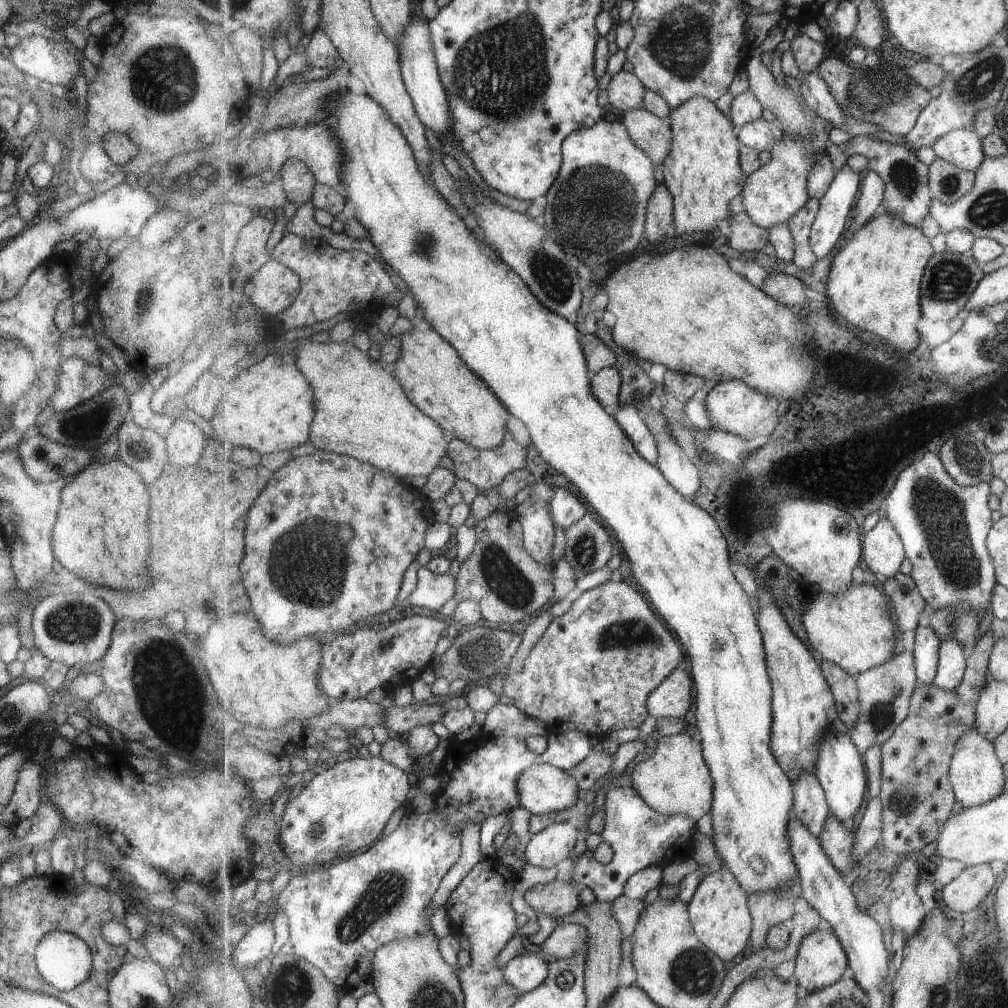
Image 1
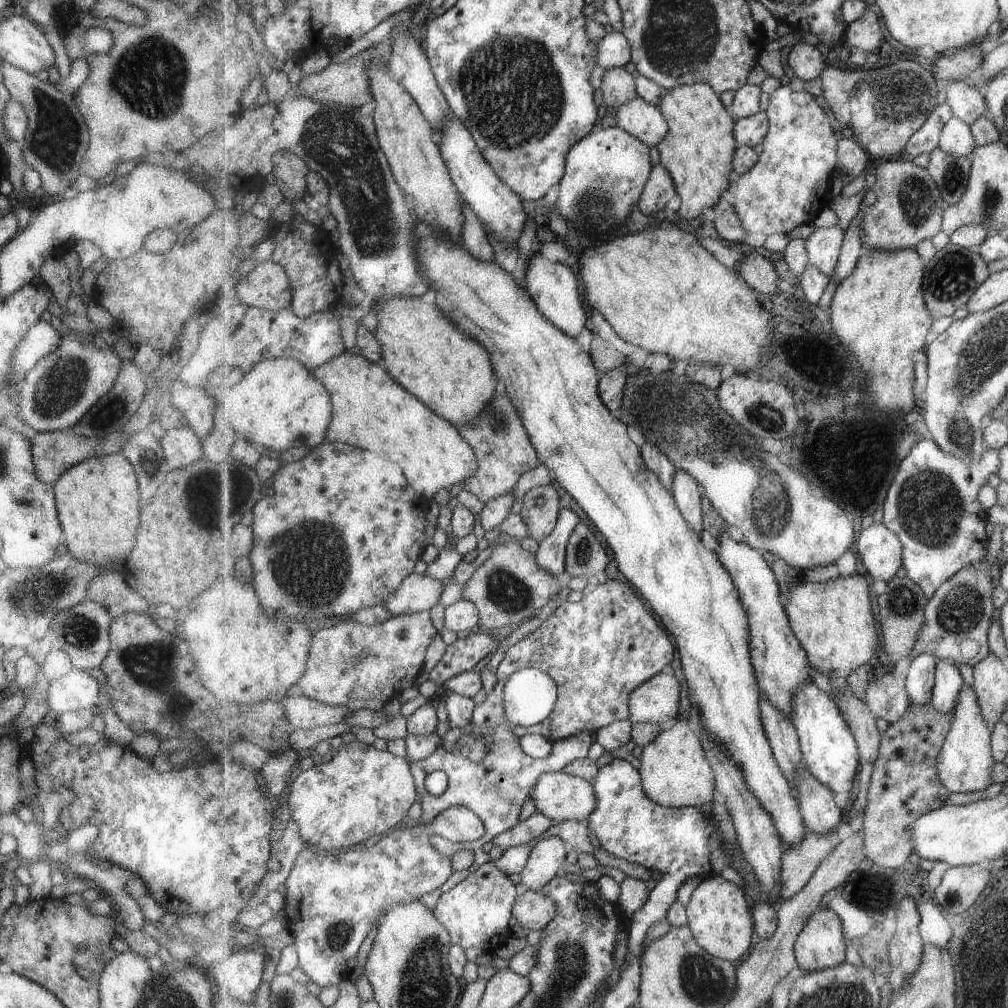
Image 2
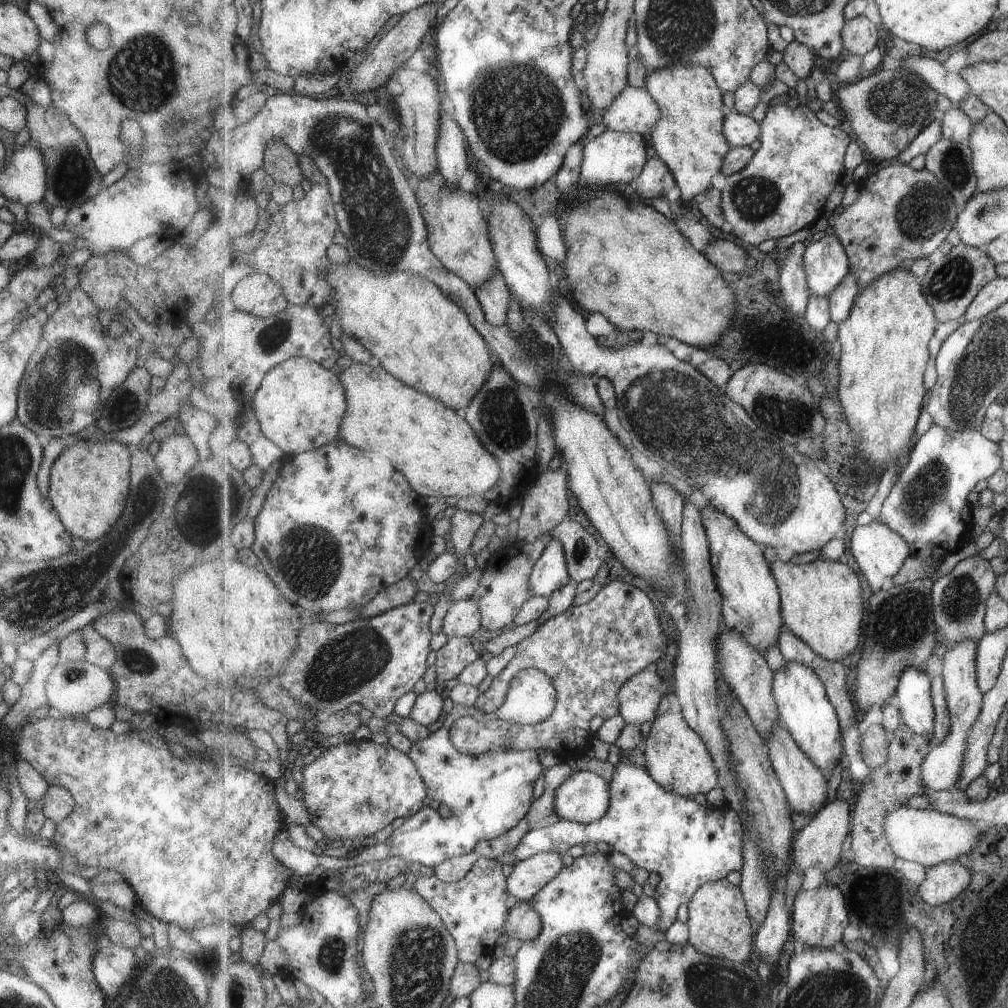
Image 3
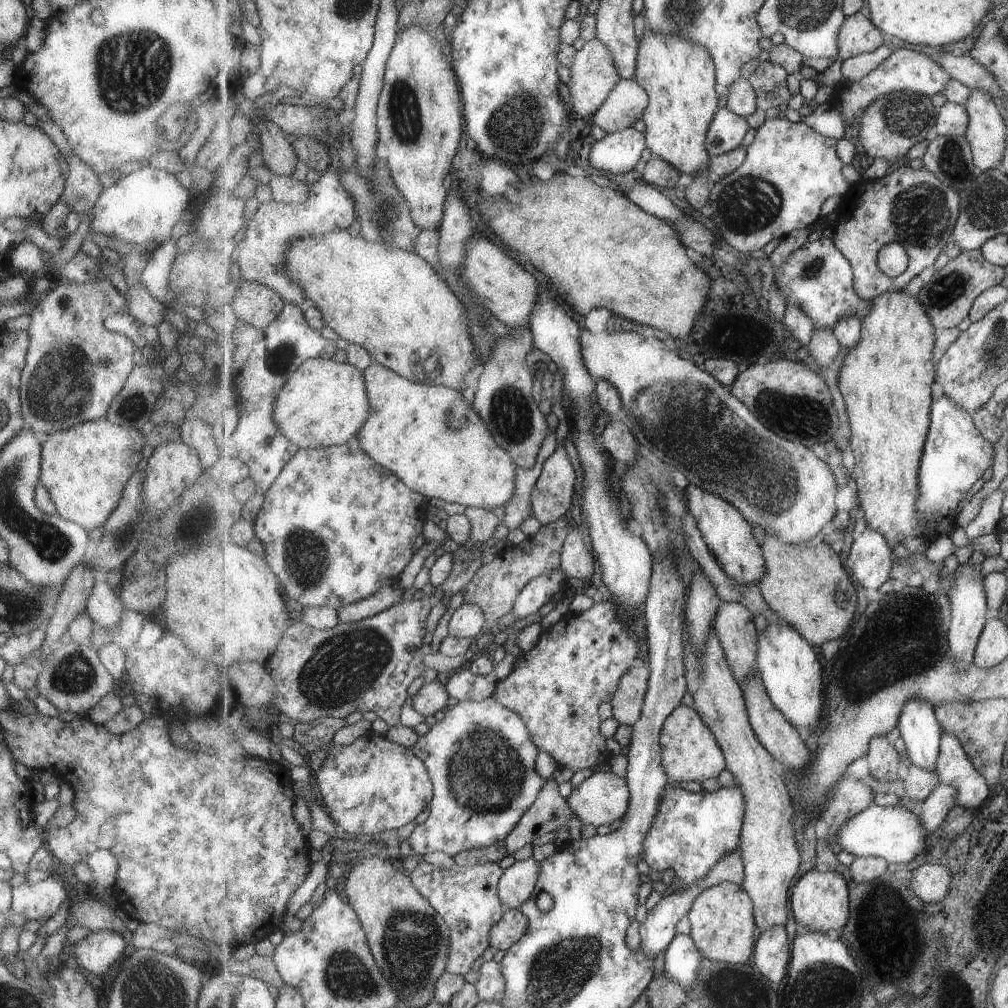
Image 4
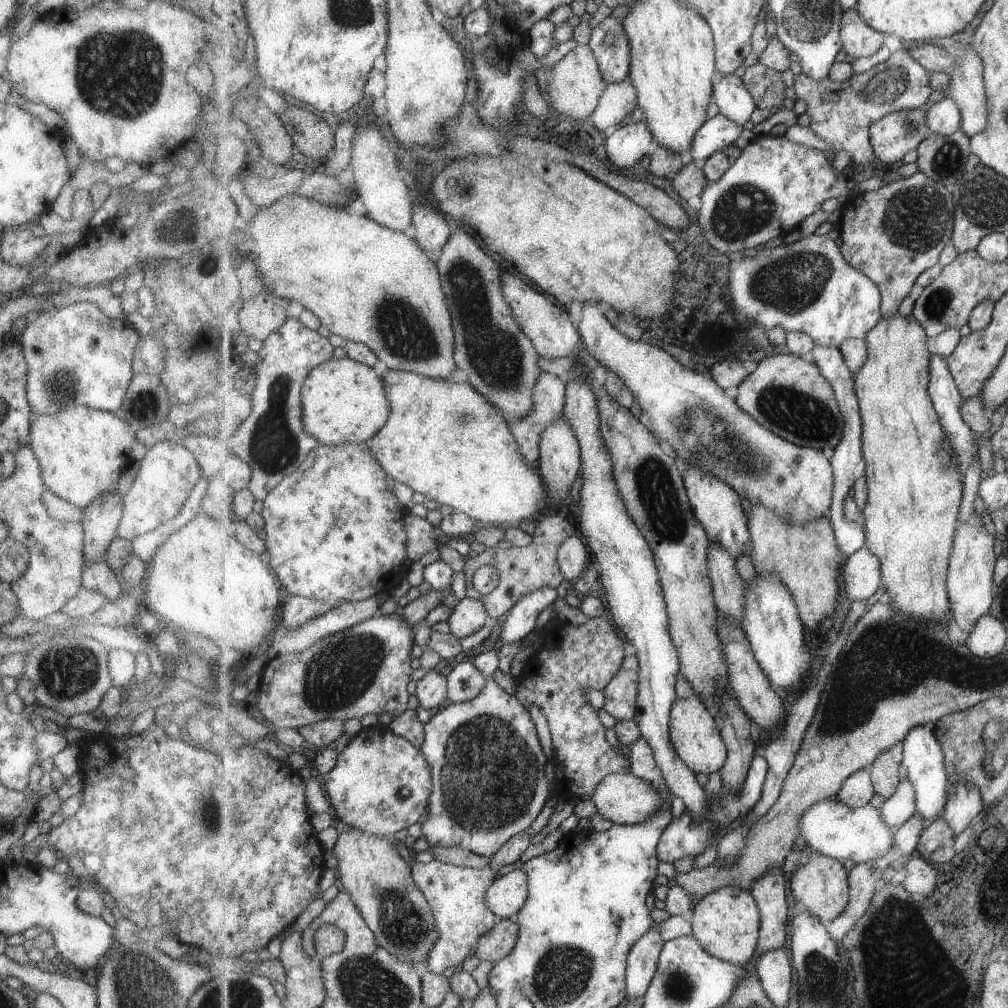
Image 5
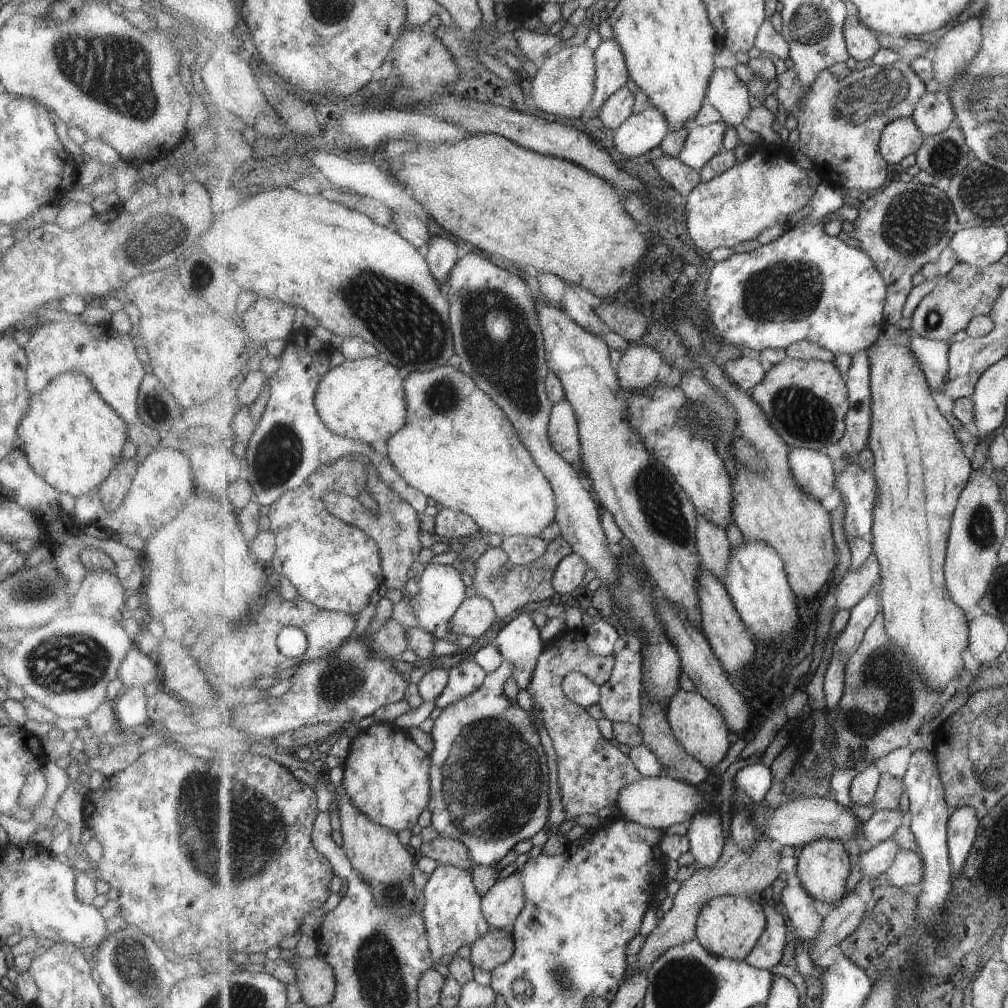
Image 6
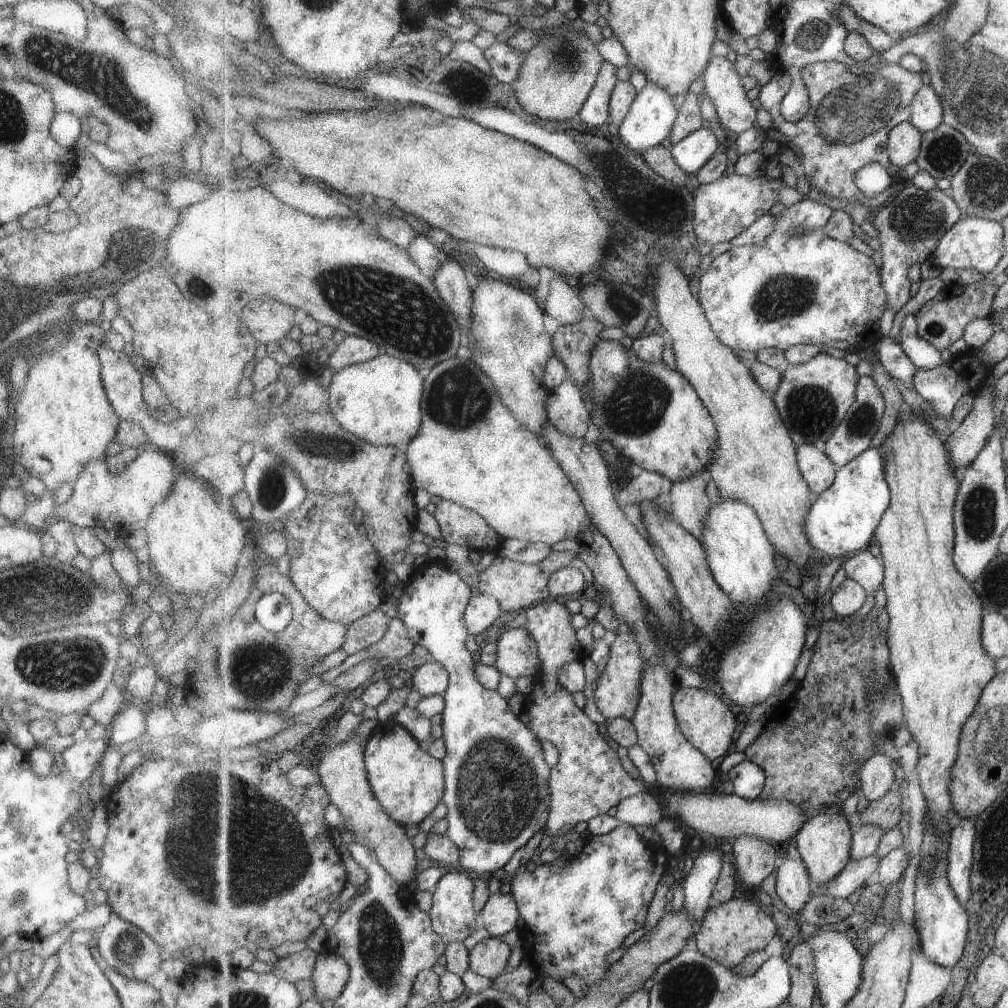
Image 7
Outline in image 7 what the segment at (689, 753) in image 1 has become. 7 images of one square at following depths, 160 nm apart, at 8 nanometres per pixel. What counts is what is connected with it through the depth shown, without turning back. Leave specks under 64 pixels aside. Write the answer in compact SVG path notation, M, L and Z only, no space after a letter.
M678 686L674 693L674 711L687 740L709 760L721 760L733 746L733 734L737 732L736 714L729 710L728 700L713 691Z

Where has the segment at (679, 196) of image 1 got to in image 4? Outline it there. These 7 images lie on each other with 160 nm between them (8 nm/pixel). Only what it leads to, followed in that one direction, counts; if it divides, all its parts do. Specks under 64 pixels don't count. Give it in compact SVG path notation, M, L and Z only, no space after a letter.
M648 30L649 36L640 44L640 53L638 54L636 81L640 83L646 91L650 98L649 106L642 116L642 120L646 125L646 138L648 143L648 149L650 150L652 156L661 157L666 160L669 164L672 164L681 174L685 176L690 176L692 179L696 179L700 174L708 170L709 163L712 161L713 154L711 154L708 149L708 130L712 125L714 118L716 117L719 108L719 94L715 90L716 84L716 64L713 60L711 52L709 52L703 45L698 45L697 43L691 42L686 39L683 35L662 35L661 33L653 33Z

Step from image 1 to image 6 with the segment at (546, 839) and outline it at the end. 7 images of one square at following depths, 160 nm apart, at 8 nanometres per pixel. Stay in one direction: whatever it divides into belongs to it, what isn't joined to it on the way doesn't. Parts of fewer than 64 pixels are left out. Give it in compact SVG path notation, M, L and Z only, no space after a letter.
M522 870L499 880L485 896L482 896L482 910L488 925L495 930L513 929L514 923L525 909L527 898L521 882Z

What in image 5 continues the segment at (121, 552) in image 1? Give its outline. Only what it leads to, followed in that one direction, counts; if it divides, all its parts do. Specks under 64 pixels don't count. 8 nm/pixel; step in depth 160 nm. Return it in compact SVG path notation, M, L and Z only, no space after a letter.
M74 401L65 403L62 410L55 411L53 414L33 415L26 440L38 462L44 488L50 490L57 498L81 510L87 508L88 504L95 501L101 494L117 486L117 479L133 462L128 454L135 442L135 429L126 420L111 412L77 405Z

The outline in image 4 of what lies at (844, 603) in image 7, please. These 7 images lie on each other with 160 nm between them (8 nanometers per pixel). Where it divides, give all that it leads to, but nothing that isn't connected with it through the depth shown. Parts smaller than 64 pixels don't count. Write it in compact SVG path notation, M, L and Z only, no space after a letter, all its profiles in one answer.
M867 528L850 548L850 573L854 581L873 592L891 578L893 560L897 555L882 532Z

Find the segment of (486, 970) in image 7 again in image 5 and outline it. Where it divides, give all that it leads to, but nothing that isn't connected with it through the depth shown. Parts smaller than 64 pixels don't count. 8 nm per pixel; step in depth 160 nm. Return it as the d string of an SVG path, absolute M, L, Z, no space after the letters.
M501 919L491 932L480 938L477 958L498 963L516 948L519 933L520 926L515 919Z

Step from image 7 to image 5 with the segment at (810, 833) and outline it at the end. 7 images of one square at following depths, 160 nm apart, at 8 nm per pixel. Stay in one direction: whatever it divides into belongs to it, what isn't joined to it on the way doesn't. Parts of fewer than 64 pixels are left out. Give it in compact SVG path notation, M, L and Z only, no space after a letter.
M820 854L818 858L811 856L806 864L800 865L791 878L790 889L797 907L810 911L812 915L819 917L821 920L829 920L829 922L835 920L837 916L843 915L845 909L850 905L850 880L847 870L845 870L842 861L827 855Z

